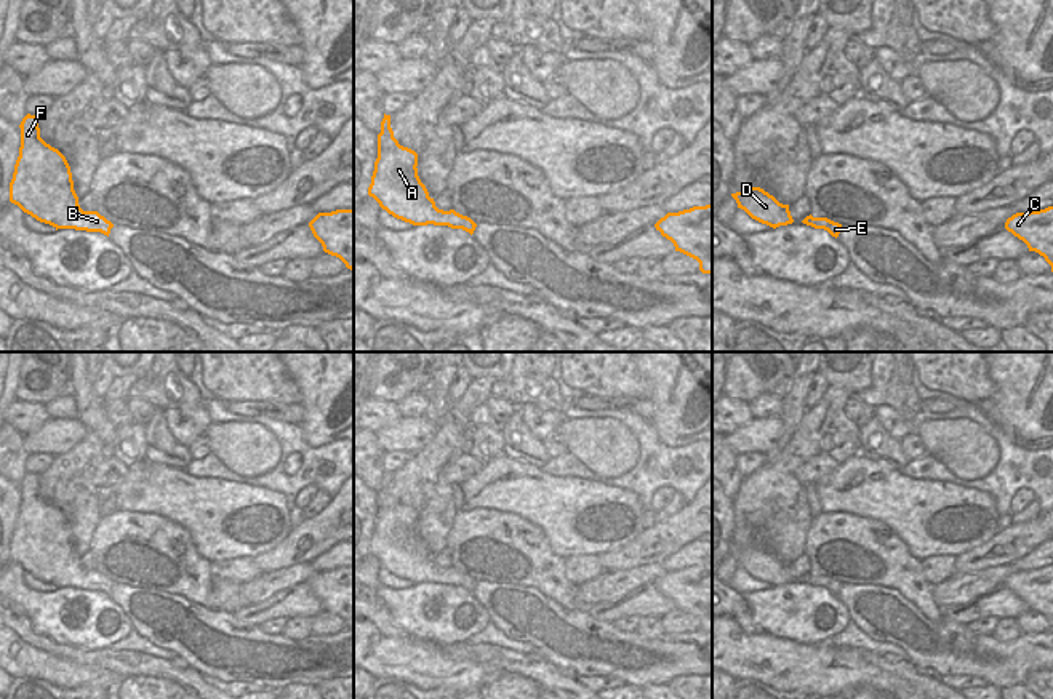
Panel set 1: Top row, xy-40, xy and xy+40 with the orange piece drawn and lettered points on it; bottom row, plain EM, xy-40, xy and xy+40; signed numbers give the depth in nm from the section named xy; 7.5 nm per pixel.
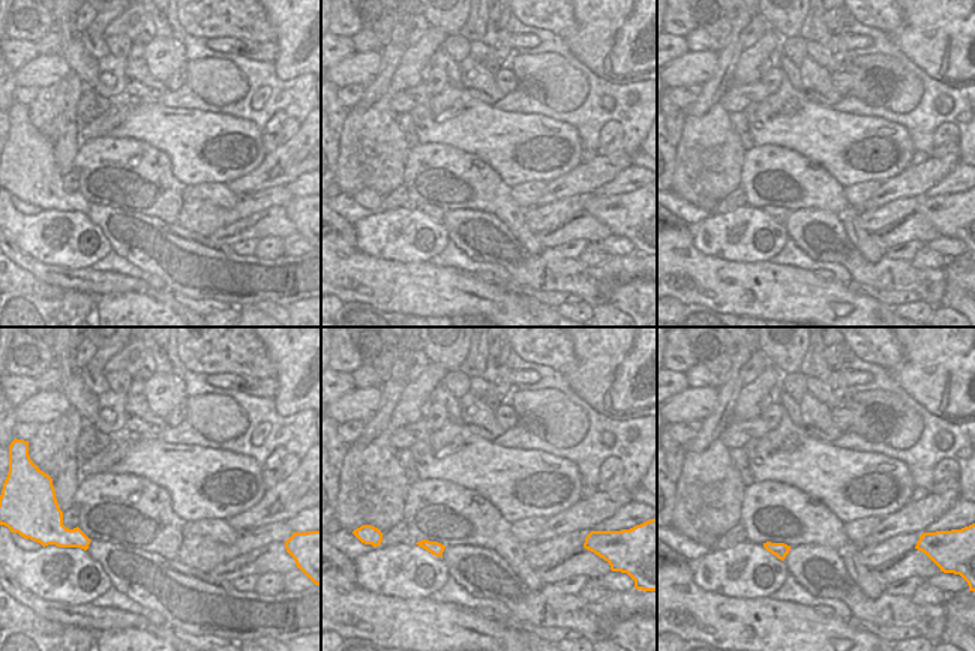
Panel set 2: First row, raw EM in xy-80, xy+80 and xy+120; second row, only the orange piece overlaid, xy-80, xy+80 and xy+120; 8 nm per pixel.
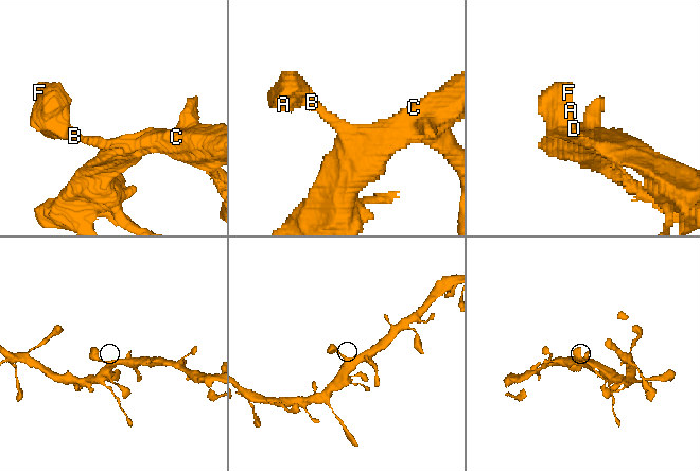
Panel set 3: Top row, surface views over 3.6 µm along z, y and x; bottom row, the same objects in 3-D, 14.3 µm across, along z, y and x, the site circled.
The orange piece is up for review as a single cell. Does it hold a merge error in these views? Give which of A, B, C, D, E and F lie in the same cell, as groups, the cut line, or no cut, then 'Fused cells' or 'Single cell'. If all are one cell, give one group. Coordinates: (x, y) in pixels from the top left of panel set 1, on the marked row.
Groups: A B C D E F. No split. Single cell

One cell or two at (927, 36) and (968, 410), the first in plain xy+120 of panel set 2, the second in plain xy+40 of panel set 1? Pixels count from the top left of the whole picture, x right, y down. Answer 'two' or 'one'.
two

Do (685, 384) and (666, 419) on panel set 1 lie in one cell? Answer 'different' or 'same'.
same

